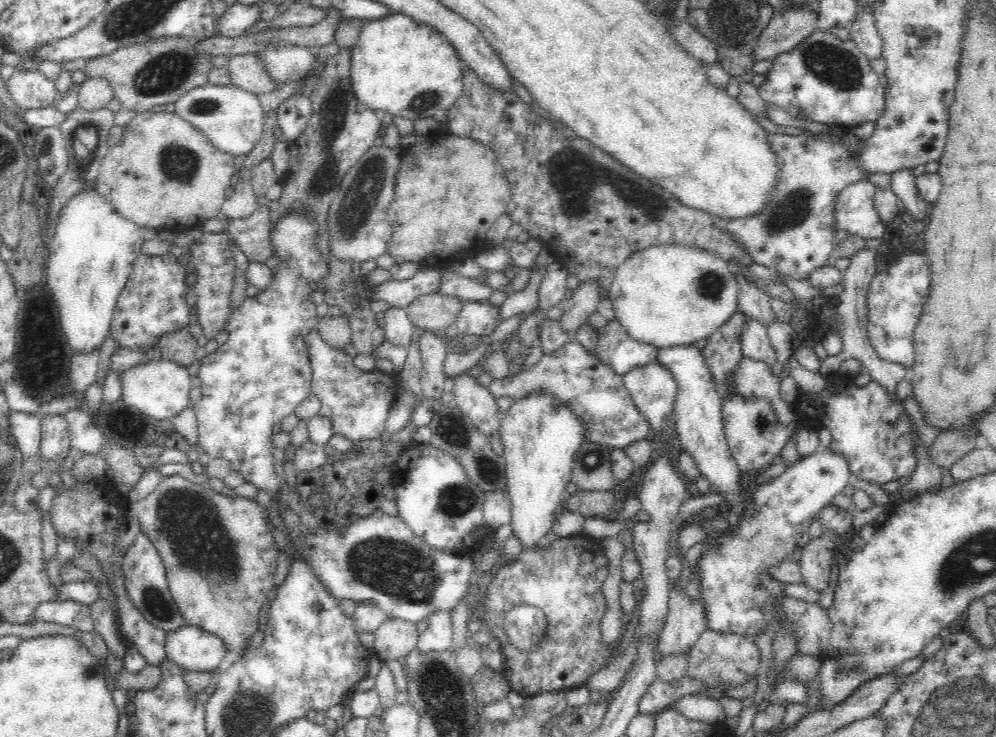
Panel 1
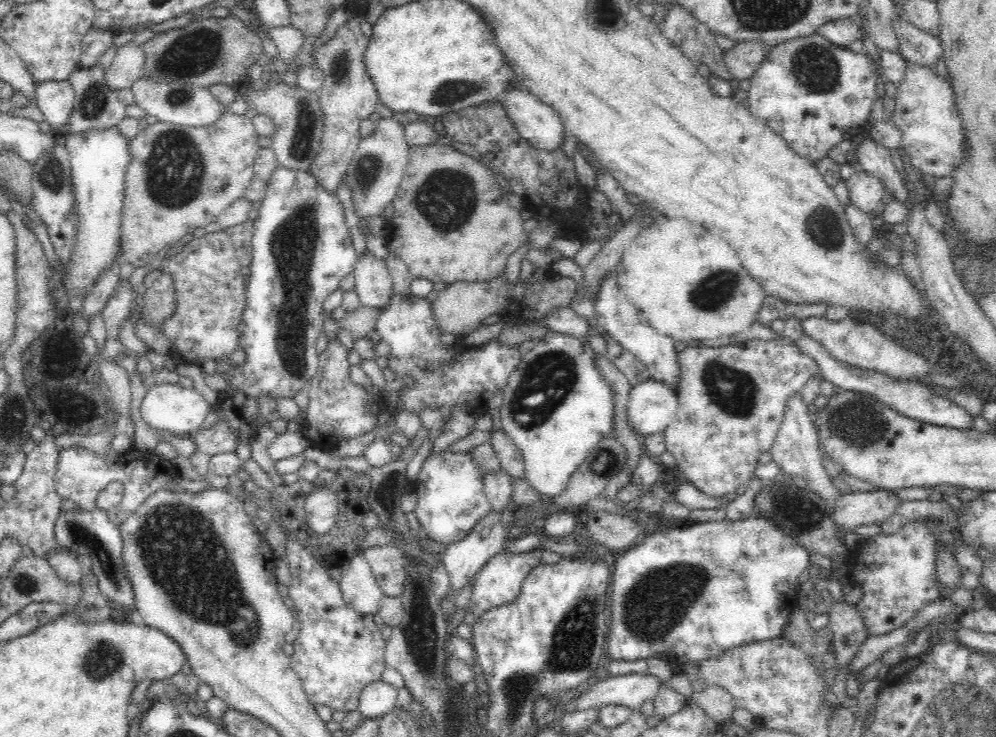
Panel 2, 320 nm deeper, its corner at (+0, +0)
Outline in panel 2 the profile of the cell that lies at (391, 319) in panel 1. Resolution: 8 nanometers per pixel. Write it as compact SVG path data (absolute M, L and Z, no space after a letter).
M370 248L358 256L353 273L361 305L382 310L390 303L394 295L392 278L384 260Z

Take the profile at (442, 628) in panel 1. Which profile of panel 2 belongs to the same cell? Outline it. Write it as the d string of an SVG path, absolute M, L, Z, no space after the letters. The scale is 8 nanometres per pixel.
M490 510L486 516L482 516L476 522L476 526L468 531L462 540L447 546L442 563L449 574L451 590L453 591L444 600L441 600L441 609L445 614L454 614L454 606L450 601L451 595L463 586L467 586L468 580L474 576L474 573L480 570L488 562L488 559L500 552L503 546L502 542L509 538L507 528L508 526L502 522L502 511Z

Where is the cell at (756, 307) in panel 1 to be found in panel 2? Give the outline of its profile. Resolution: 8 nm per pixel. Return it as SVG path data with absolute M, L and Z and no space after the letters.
M806 335L803 336L802 340L798 340L798 342L794 344L797 345L802 352L815 358L819 364L818 374L824 376L828 382L832 382L836 389L866 392L871 394L871 396L876 396L876 399L880 399L880 401L884 402L888 407L907 418L922 421L926 424L935 424L936 426L956 428L958 430L974 429L973 421L976 420L976 416L969 414L964 408L958 406L958 404L946 398L941 398L941 396L934 395L930 388L924 383L918 383L915 380L896 380L884 373L870 369L862 369L840 362L826 351L822 347L822 344L808 338Z

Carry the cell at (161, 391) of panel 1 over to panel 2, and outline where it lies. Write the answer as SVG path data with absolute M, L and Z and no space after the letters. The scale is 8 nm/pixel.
M152 384L145 392L141 413L144 422L160 430L169 430L175 436L198 431L211 412L211 405L193 387L182 388L178 384Z

